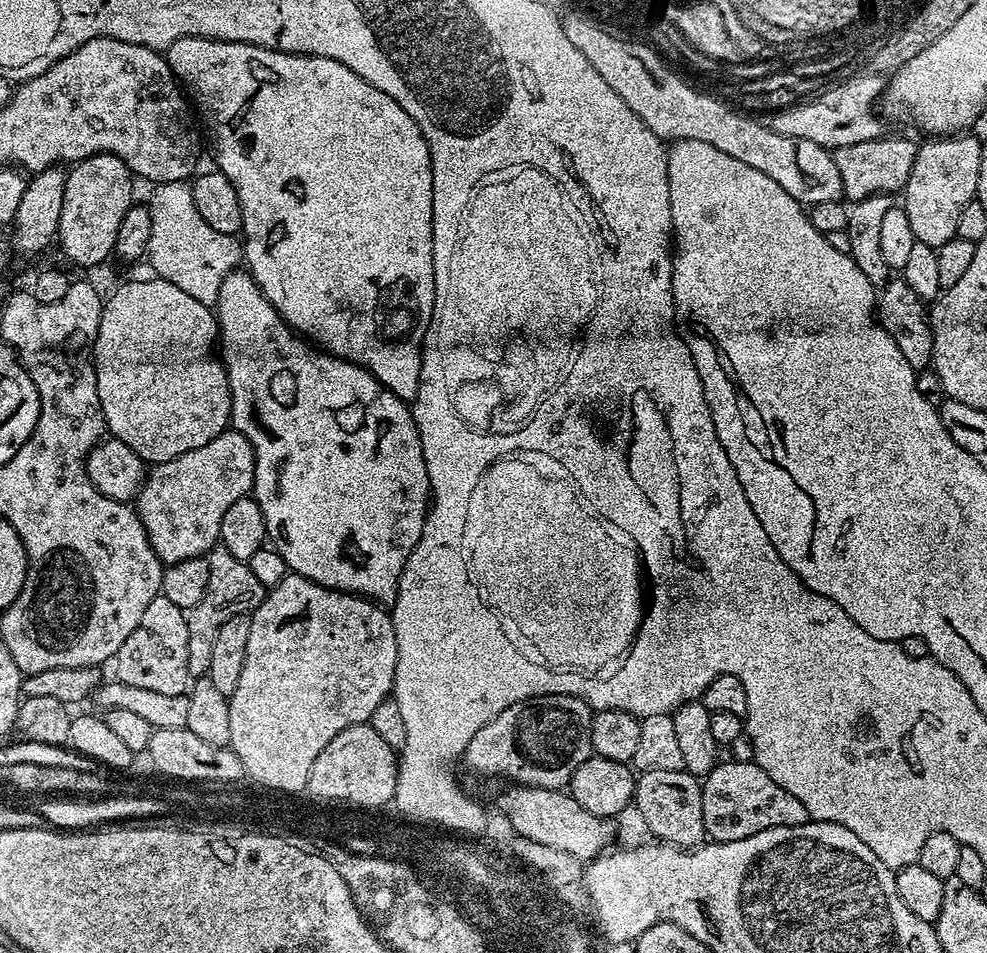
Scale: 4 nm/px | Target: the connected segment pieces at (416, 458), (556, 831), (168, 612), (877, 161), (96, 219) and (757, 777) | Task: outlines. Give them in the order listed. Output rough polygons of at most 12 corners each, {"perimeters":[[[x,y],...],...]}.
{"perimeters":[[[218,290],[230,424],[289,573],[396,601],[430,507],[411,407]],[[508,786],[507,827],[591,862],[616,832],[567,791]],[[154,598],[114,657],[115,679],[190,688],[185,609]],[[880,134],[832,152],[845,201],[896,194],[917,141]],[[114,154],[71,165],[58,248],[80,268],[113,255],[134,174]],[[754,762],[702,780],[709,841],[808,823],[794,794]]]}

